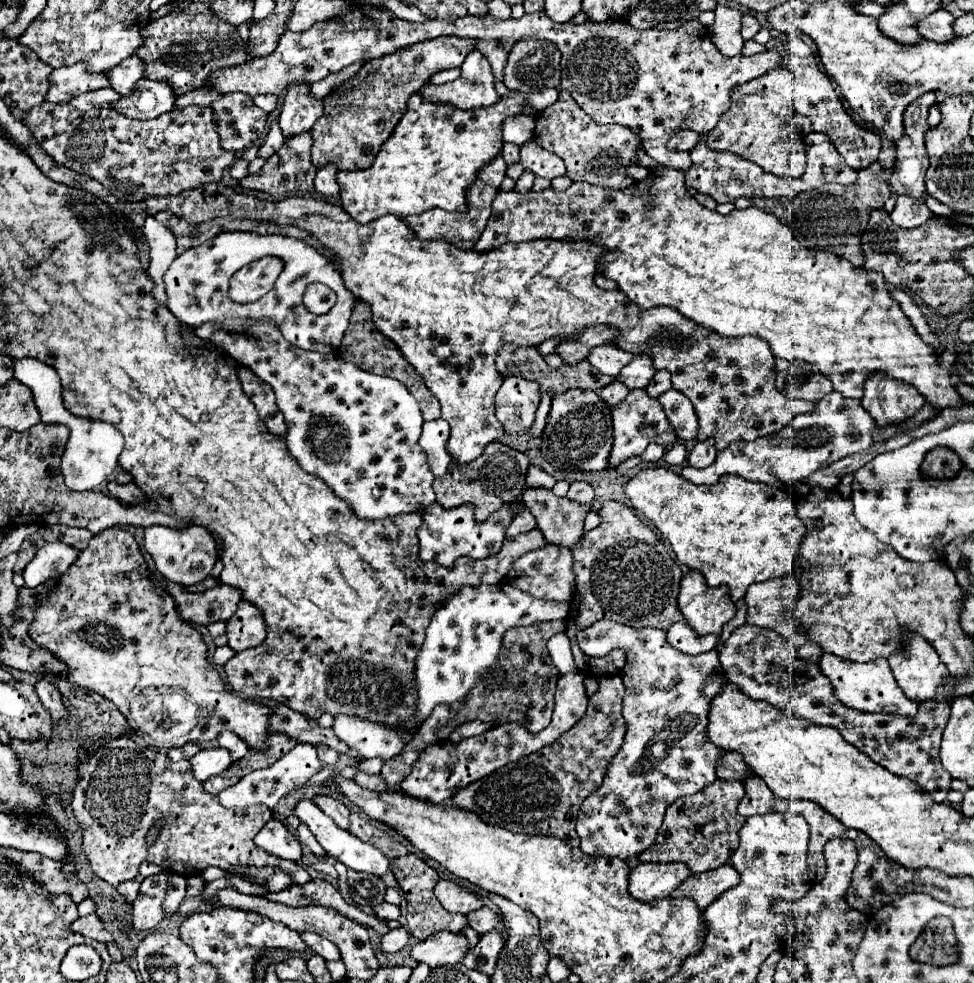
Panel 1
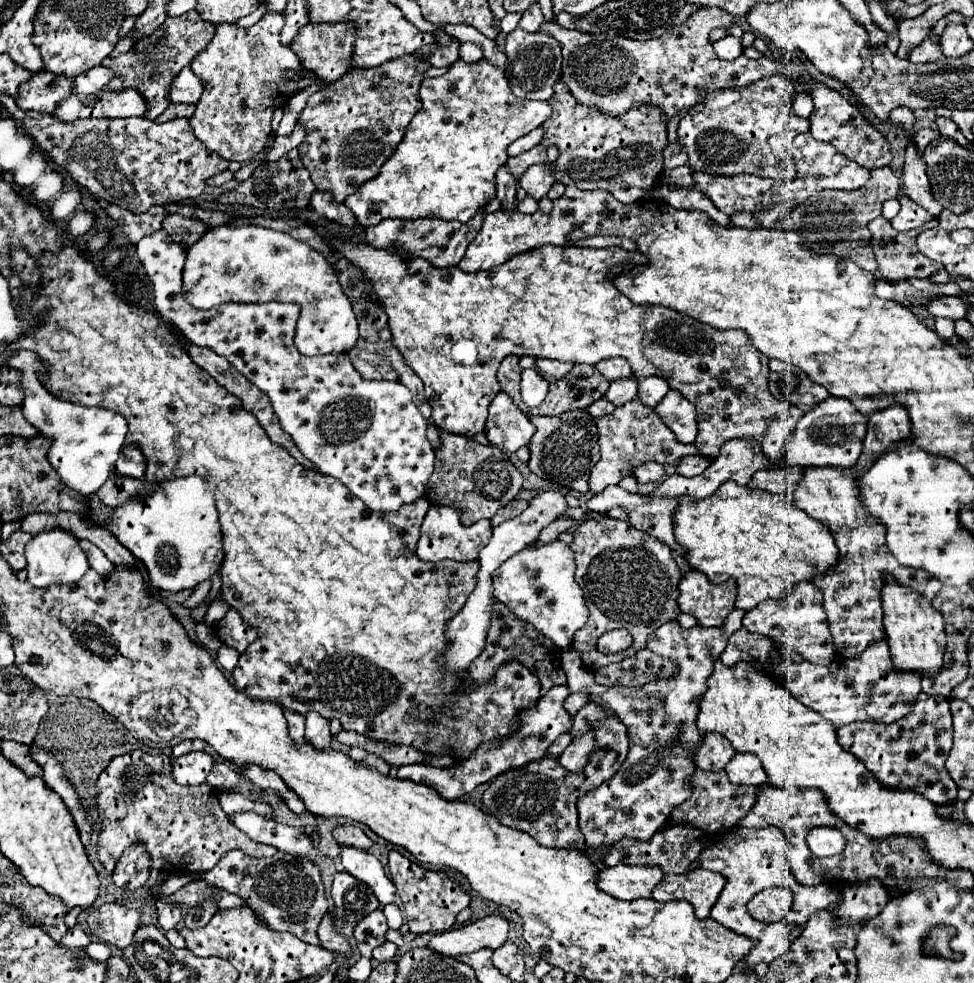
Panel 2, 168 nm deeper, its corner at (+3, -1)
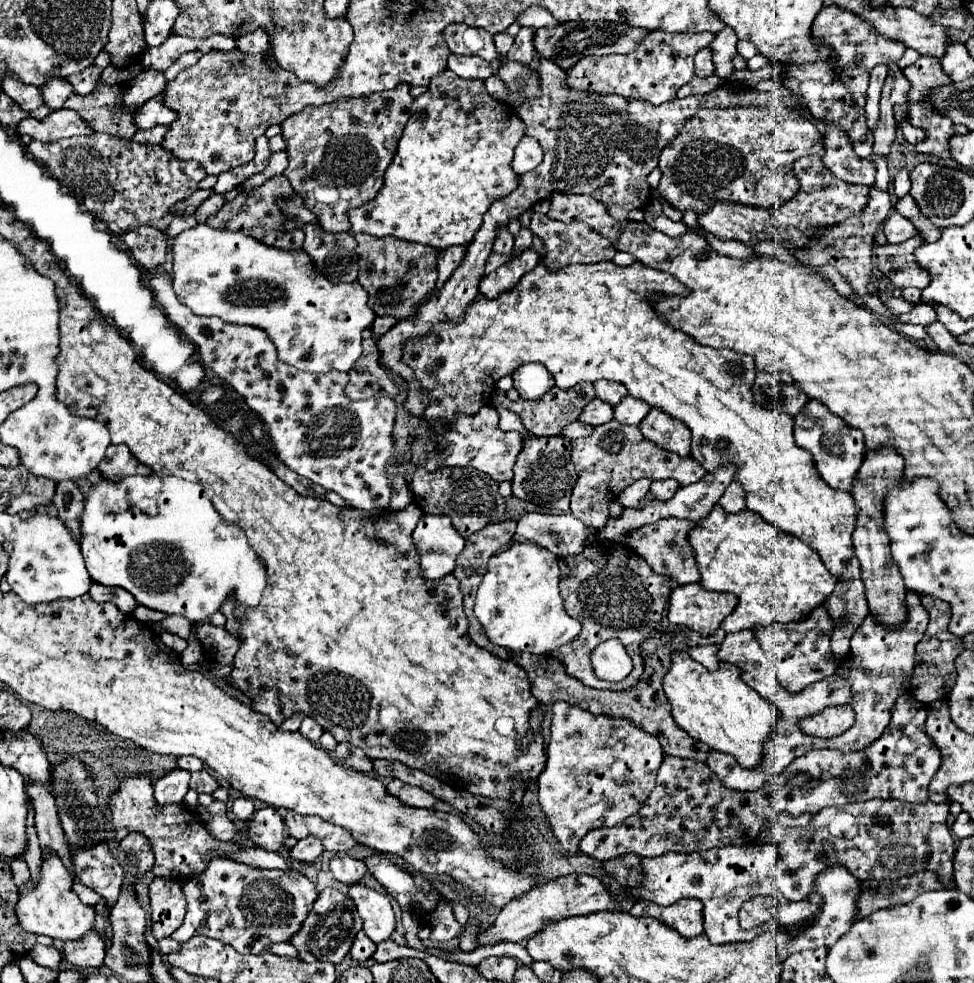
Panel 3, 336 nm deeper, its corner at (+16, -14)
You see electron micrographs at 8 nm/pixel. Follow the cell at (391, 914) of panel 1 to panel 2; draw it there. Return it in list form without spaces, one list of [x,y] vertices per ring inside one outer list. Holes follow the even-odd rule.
[[[377,909],[377,911],[369,913],[369,917],[365,917],[365,921],[361,921],[355,927],[355,941],[357,941],[361,955],[371,959],[371,951],[377,945],[385,943],[385,933],[387,933],[387,919],[385,919],[383,911]]]

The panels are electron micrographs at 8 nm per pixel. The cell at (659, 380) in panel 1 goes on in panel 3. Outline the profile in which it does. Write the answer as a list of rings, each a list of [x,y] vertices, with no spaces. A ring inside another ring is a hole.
[[[624,396],[622,402],[614,406],[614,420],[618,420],[620,424],[640,424],[648,410],[650,406],[640,402],[640,398]]]

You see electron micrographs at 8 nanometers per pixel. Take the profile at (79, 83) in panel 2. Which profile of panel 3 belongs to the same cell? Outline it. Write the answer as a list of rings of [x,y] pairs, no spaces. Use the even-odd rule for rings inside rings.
[[[50,78],[44,86],[42,86],[42,96],[48,108],[58,110],[64,106],[64,102],[72,96],[72,86],[68,86],[68,80],[62,78]]]

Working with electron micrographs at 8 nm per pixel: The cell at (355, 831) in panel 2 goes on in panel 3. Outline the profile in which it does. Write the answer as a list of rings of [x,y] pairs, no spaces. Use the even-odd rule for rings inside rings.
[[[336,854],[330,860],[330,872],[334,874],[336,880],[350,886],[360,882],[360,878],[366,874],[366,864],[350,854]]]

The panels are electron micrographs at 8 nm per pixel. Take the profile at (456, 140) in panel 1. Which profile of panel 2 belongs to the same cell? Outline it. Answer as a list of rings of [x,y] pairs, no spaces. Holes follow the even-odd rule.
[[[455,61],[449,71],[437,79],[423,79],[421,83],[421,109],[417,111],[413,123],[407,127],[407,133],[393,157],[381,167],[379,177],[361,185],[361,189],[347,197],[345,205],[357,215],[361,227],[377,225],[383,219],[421,219],[435,217],[445,221],[469,221],[473,215],[495,199],[495,173],[509,159],[507,147],[527,135],[529,131],[543,125],[551,115],[547,101],[521,101],[511,93],[511,87],[505,79],[503,69],[487,63]]]

